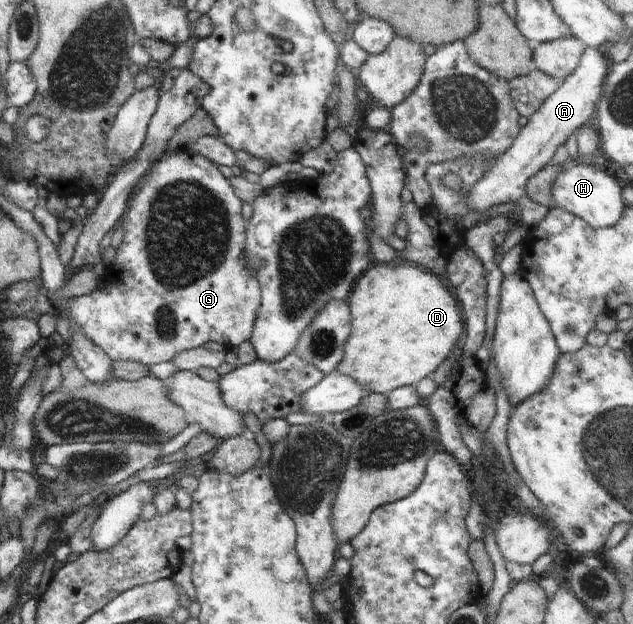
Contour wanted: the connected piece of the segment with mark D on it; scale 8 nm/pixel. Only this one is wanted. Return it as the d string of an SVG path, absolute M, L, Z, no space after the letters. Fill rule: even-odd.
M378 264L378 266L371 266L368 270L365 270L357 278L351 290L351 294L348 296L347 302L351 312L351 323L353 325L349 338L343 348L342 360L338 363L336 370L333 372L352 377L355 381L358 381L358 384L365 387L369 393L380 393L383 395L392 392L396 387L406 385L416 387L422 378L426 378L428 374L432 374L444 360L450 358L453 349L456 347L456 342L458 342L458 338L460 338L460 334L462 334L462 328L464 327L464 315L462 314L462 310L458 308L459 304L457 304L452 294L448 292L442 282L442 278L431 271L424 270L421 266L412 267L411 265L406 266L406 264L404 264L404 266L383 266Z

